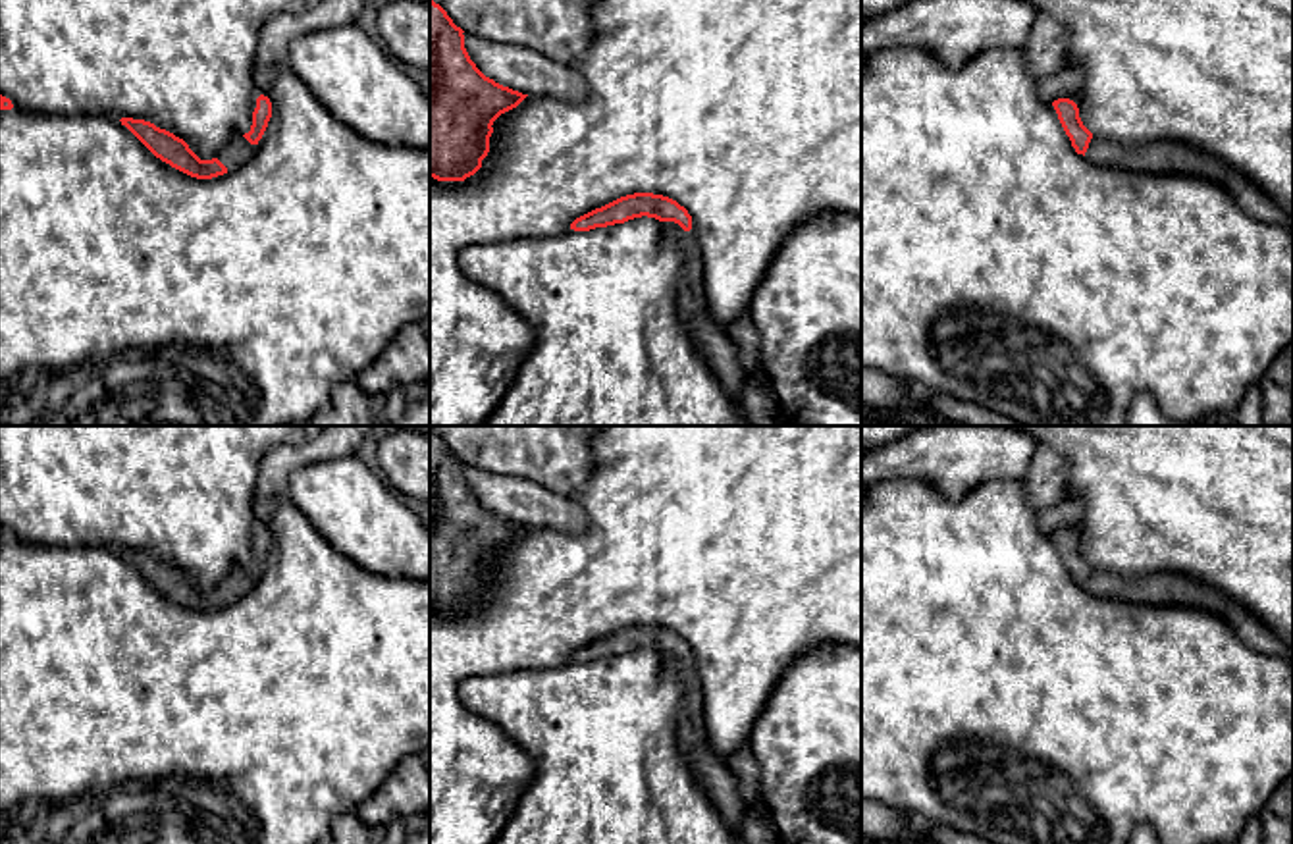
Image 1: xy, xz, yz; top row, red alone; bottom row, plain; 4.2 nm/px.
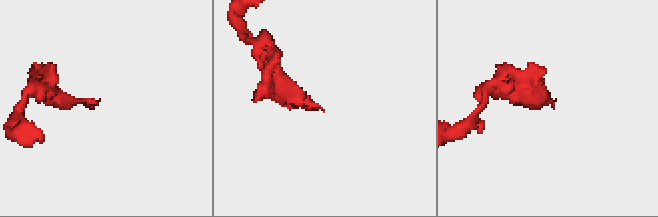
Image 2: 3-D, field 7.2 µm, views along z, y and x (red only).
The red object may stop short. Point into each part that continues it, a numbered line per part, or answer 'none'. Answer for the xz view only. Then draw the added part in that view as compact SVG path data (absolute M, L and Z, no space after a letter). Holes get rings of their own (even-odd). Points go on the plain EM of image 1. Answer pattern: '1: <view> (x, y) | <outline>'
1: xz (710, 771) | M661 653L663 661L678 673L684 688L684 703L678 719L678 744L686 765L715 804L732 836L742 844L742 817L746 802L738 792L738 780L728 765L715 753L703 726L703 698L698 673L674 653Z

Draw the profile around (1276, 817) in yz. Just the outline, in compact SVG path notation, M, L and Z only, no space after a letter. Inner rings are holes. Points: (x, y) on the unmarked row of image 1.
M1293 775L1274 790L1258 819L1262 844L1293 844Z

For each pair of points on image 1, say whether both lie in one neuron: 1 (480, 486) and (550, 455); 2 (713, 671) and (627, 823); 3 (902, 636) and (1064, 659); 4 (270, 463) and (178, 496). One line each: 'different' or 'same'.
1: different
2: different
3: same
4: different

